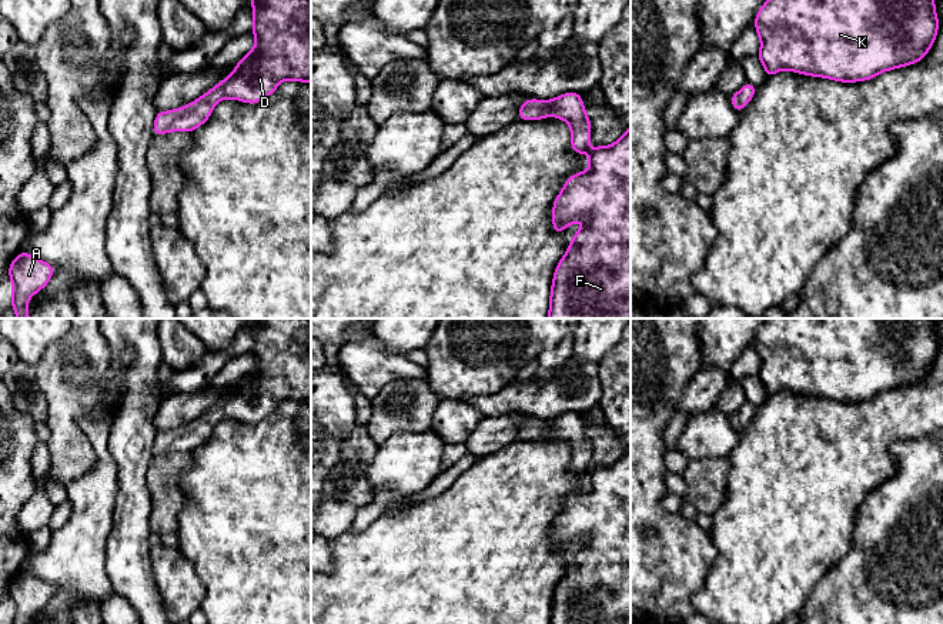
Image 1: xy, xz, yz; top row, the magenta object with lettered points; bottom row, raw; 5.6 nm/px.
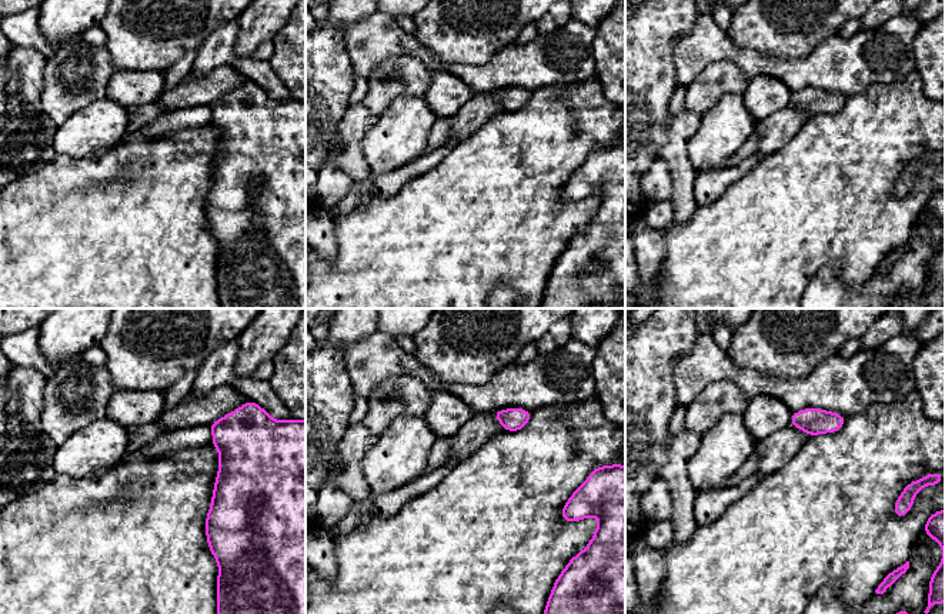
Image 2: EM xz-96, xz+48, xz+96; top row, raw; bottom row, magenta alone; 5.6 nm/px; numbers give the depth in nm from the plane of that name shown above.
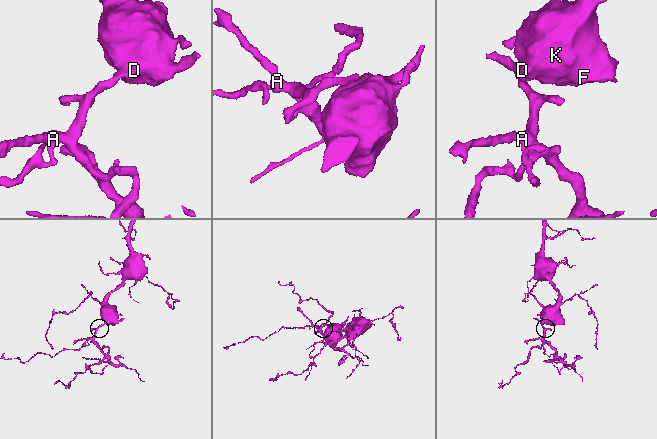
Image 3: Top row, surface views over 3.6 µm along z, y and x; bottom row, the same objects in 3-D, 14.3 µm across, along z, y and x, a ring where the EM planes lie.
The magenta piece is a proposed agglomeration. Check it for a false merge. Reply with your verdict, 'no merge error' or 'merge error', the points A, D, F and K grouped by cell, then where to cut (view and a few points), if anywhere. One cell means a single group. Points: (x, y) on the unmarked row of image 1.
no merge error; A D F K; no cut

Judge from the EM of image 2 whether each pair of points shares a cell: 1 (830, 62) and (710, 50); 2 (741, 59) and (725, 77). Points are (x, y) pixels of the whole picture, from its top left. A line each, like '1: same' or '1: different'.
1: same
2: different

